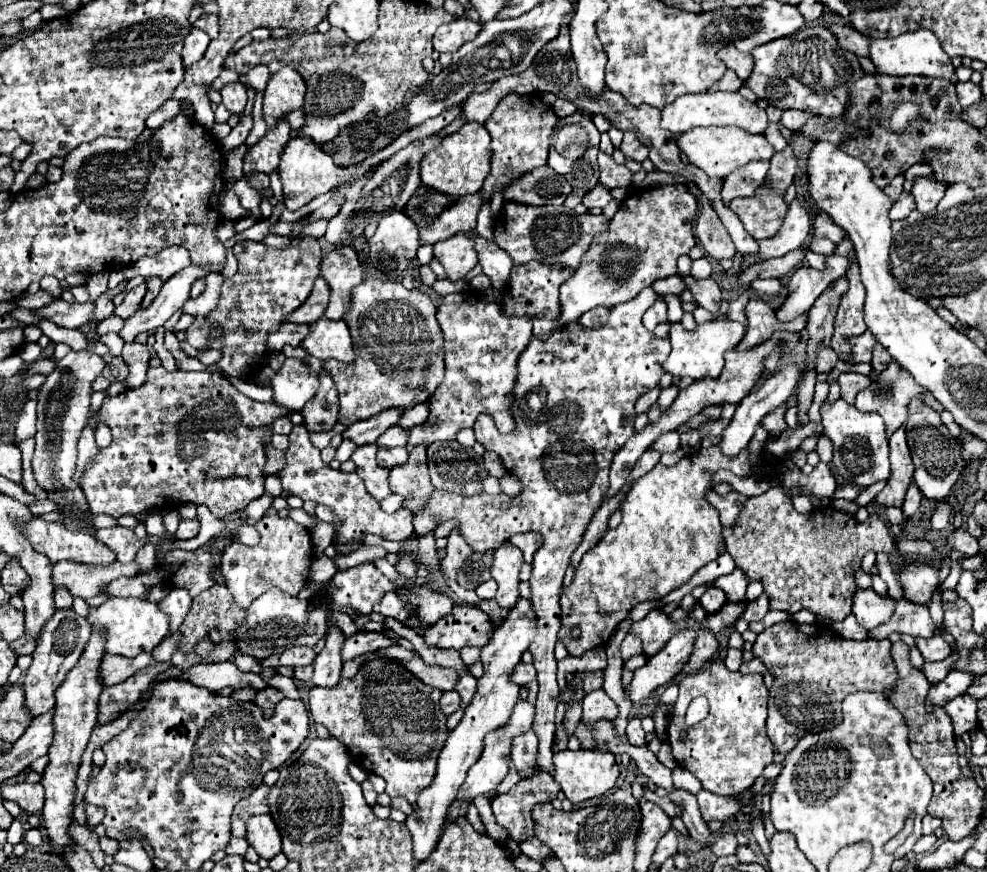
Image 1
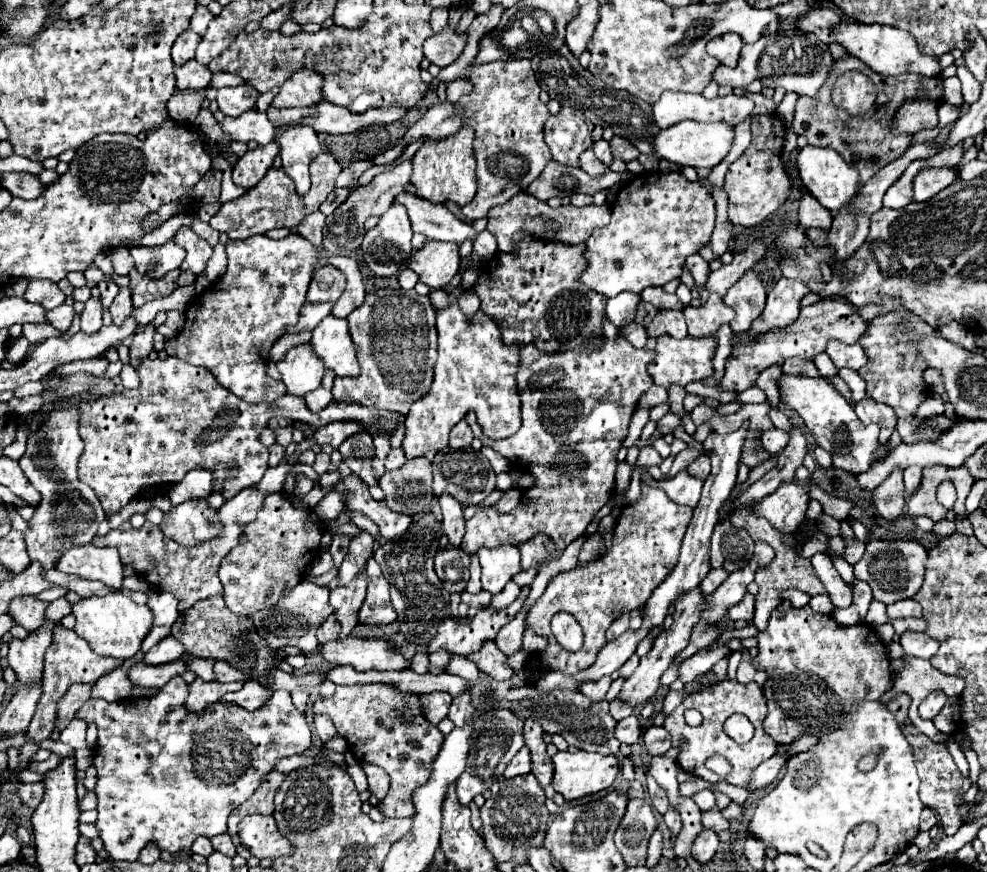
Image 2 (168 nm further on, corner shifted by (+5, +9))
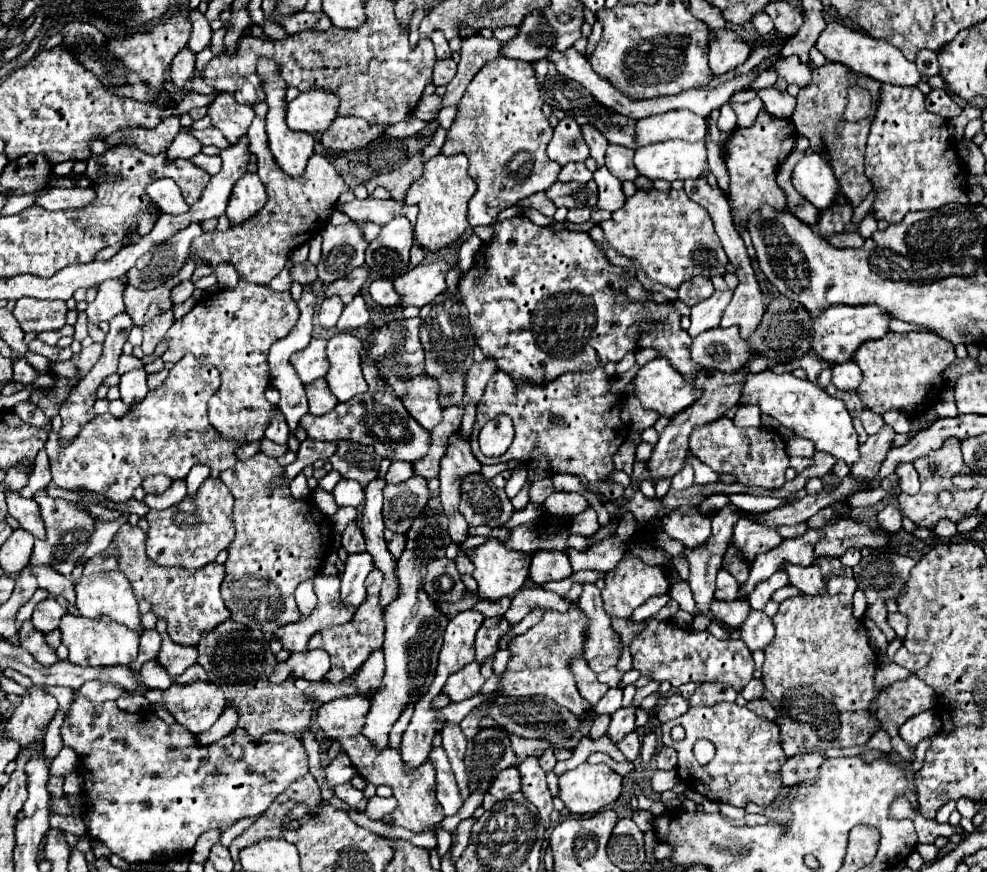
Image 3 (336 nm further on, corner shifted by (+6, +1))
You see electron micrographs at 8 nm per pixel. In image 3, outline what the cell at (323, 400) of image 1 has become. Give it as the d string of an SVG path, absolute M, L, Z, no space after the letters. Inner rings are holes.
M325 378L305 384L305 392L307 392L307 400L309 400L309 412L315 416L327 414L337 406L337 398L333 398L333 394L329 394Z

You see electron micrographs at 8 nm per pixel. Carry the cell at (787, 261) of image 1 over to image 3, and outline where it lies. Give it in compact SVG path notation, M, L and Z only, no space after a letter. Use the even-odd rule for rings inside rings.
M845 232L845 234L835 234L829 238L829 244L835 246L835 248L861 248L863 246L863 238L859 234L851 234L851 232Z

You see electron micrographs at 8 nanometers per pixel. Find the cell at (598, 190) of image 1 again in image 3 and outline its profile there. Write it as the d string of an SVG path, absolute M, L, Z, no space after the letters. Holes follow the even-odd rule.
M575 208L575 210L569 210L569 214L567 214L567 220L569 222L577 222L577 224L587 222L590 218L591 210L589 208Z

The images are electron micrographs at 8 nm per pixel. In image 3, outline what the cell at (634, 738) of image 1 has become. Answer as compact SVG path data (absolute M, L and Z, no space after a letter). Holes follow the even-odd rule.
M637 732L627 734L627 736L617 744L617 748L625 754L625 758L627 758L629 762L635 762L635 760L639 758L639 748L641 748L639 734L637 734Z

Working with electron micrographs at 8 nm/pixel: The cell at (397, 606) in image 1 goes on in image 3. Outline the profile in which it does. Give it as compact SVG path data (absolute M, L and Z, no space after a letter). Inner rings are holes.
M374 568L365 581L367 589L367 598L357 608L357 614L353 618L353 622L347 622L347 630L337 630L337 626L331 626L331 628L325 628L325 630L319 630L317 634L313 634L313 638L309 640L307 644L307 650L325 650L329 656L331 656L331 670L325 674L325 682L341 682L345 678L349 678L363 662L365 658L369 658L369 654L377 648L383 646L383 626L384 614L379 612L379 598L381 586L383 584L383 573Z

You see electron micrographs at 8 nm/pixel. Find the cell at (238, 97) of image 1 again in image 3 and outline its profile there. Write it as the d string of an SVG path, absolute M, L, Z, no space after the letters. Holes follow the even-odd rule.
M219 94L207 108L207 114L217 130L227 138L229 144L237 144L253 122L253 108L239 104L231 94Z

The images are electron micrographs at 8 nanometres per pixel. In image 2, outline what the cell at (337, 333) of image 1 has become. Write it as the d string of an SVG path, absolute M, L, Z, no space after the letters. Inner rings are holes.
M326 316L312 332L310 346L324 366L334 370L336 376L358 376L354 344L348 334L348 322L336 316Z

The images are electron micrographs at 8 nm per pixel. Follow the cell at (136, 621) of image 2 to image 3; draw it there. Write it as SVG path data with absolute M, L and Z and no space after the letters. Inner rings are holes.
M65 614L59 624L61 630L61 642L69 648L69 662L77 666L127 666L137 658L139 650L139 634L133 634L133 630L113 622L111 618L101 618L101 622L93 622L85 616L73 616Z

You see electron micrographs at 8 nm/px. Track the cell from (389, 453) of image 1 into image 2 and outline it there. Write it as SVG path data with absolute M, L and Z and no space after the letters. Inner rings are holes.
M392 448L390 454L386 456L386 468L388 468L388 470L396 470L396 468L402 466L404 462L406 462L406 458L404 458L402 448Z

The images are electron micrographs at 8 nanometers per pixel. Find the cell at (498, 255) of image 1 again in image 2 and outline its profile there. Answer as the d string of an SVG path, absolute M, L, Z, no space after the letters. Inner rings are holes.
M400 194L396 202L404 204L412 222L412 230L424 234L428 240L448 240L462 244L462 240L476 240L478 232L472 224L462 222L442 204L428 202L414 194Z

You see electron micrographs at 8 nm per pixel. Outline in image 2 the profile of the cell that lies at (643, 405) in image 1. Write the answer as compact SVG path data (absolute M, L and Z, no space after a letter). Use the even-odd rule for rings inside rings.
M638 406L638 408L634 410L632 420L630 420L630 432L628 432L626 440L624 440L624 446L626 446L626 448L630 448L630 446L636 444L636 440L640 438L640 432L642 432L644 424L648 422L648 418L650 418L650 410L648 410L648 408L640 408L640 406Z

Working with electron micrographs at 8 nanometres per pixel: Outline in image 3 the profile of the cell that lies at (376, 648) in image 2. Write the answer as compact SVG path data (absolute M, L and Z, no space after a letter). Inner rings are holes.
M323 650L297 652L297 654L291 654L289 660L279 662L275 666L275 672L269 676L269 682L283 684L285 680L299 680L299 678L315 682L325 676L329 666L331 666L329 656Z

